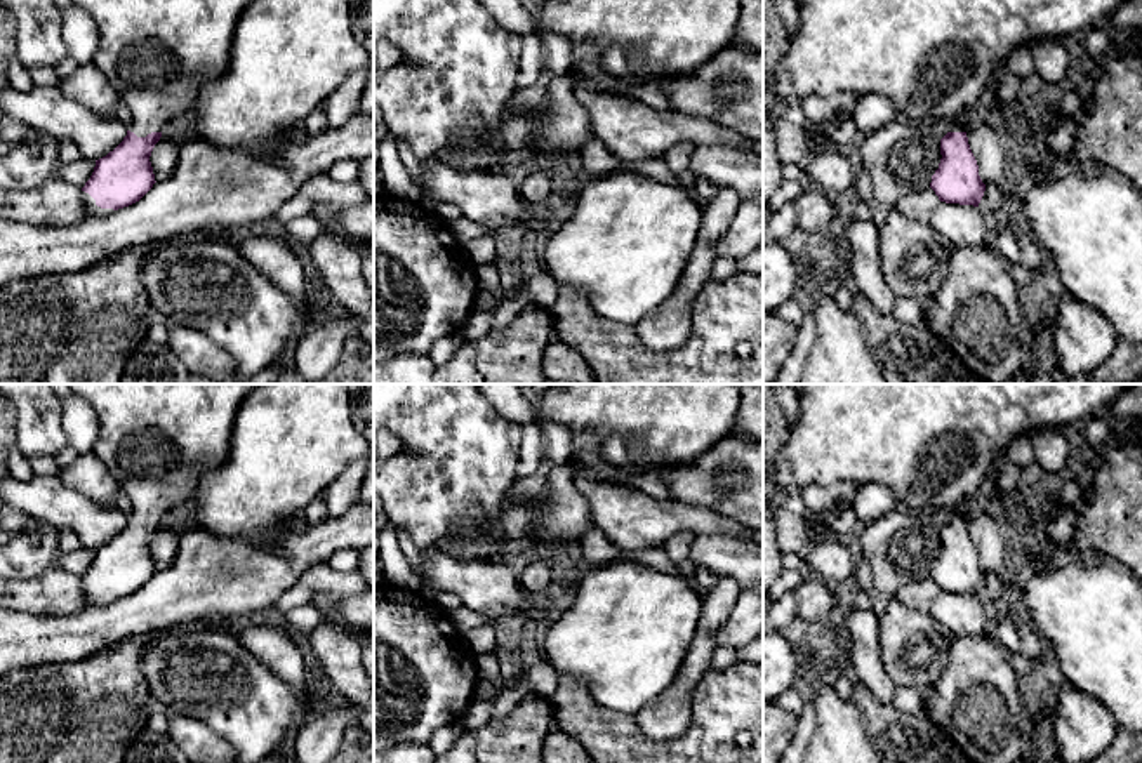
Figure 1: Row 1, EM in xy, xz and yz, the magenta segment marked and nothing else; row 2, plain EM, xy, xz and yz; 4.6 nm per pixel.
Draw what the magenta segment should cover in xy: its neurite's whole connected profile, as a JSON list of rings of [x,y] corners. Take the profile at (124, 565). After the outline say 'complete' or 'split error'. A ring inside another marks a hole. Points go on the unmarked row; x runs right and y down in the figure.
[[[70,384],[73,395],[83,398],[99,422],[99,435],[92,454],[113,474],[130,502],[132,514],[123,530],[106,546],[96,549],[90,568],[82,577],[82,591],[87,607],[108,607],[118,598],[139,591],[156,572],[149,551],[162,520],[174,508],[195,497],[196,487],[205,473],[214,471],[228,461],[231,433],[236,412],[245,396],[261,384]]] | split error

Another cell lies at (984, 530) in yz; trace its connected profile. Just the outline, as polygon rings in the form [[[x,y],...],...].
[[[970,509],[966,527],[970,539],[977,549],[982,572],[994,572],[999,577],[1006,579],[1010,565],[1005,554],[1005,537],[998,521],[987,513]]]

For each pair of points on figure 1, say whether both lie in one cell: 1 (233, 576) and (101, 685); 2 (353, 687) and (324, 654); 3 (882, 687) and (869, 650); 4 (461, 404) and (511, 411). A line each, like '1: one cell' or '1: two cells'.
1: two cells
2: one cell
3: one cell
4: two cells

